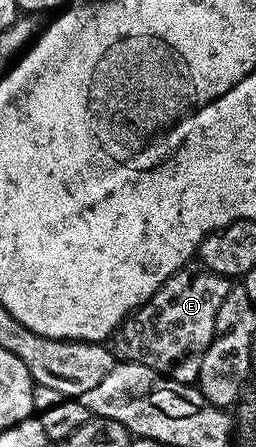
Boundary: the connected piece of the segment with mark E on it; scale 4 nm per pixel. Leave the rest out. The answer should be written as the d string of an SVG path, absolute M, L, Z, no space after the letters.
M194 260L189 265L179 268L170 278L157 289L155 296L137 307L132 314L122 320L120 326L113 333L111 349L113 355L135 364L143 364L171 380L179 380L190 384L196 383L199 376L199 368L203 364L203 356L215 337L215 316L219 316L219 308L227 297L231 285L230 279L222 274L211 272L201 265L200 261Z

